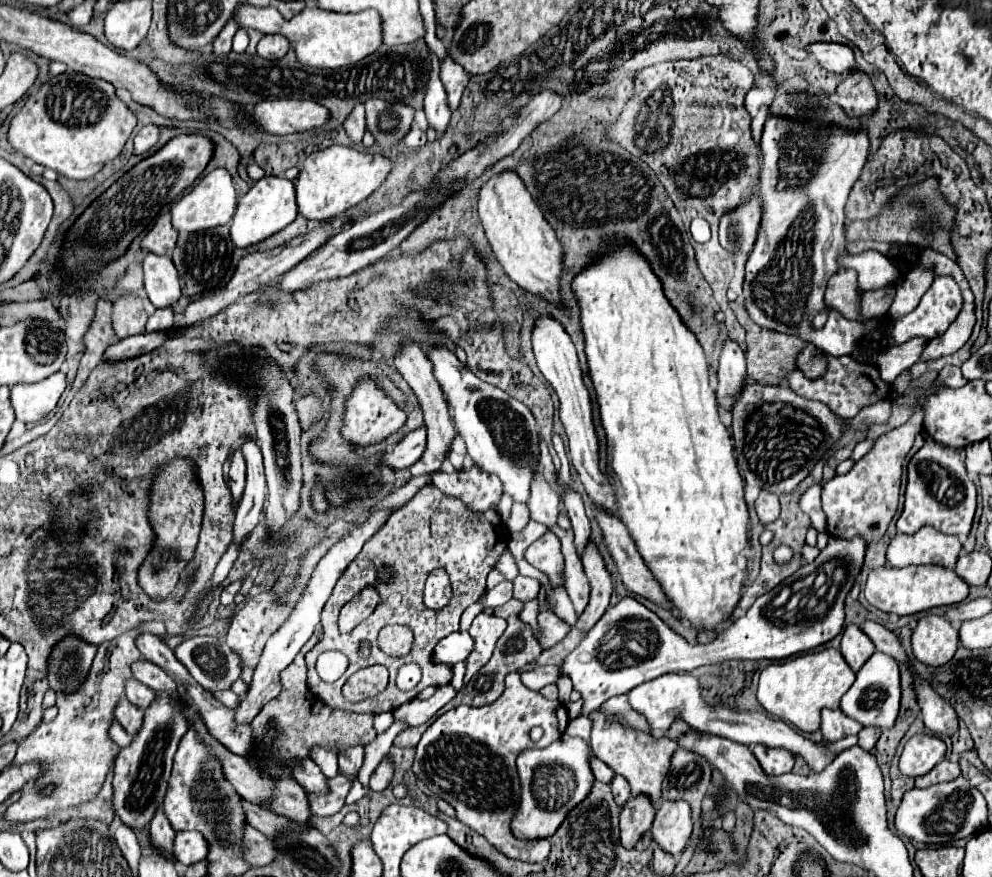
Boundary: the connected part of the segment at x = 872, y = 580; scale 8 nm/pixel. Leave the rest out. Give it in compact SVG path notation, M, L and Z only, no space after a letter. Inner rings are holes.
M911 565L903 569L895 567L877 567L869 573L867 585L865 585L865 599L885 611L885 613L895 613L899 617L903 615L915 615L933 607L943 607L943 605L953 605L965 601L969 595L969 585L957 577L953 569L937 567L937 565Z

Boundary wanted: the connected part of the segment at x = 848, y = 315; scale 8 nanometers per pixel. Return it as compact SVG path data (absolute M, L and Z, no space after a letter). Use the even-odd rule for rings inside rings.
M839 267L831 277L825 291L825 305L827 309L819 311L813 319L815 327L823 327L827 321L827 311L839 311L849 321L867 321L859 313L861 291L857 285L857 271L849 267Z

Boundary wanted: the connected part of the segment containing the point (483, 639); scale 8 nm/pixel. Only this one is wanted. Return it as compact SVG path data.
M483 612L473 620L469 632L475 639L475 653L471 653L467 659L465 683L491 659L495 643L501 637L501 633L505 631L505 627L507 627L507 621Z

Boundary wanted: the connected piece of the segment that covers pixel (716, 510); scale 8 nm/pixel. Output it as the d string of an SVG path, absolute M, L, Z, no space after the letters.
M633 245L629 247L615 247L611 255L605 255L603 259L591 263L583 273L579 273L573 279L573 293L579 299L581 305L581 325L585 333L585 353L589 359L589 373L597 391L599 407L601 407L601 423L607 433L607 461L609 471L615 479L615 497L619 505L621 521L627 525L641 557L645 559L647 567L653 571L655 579L663 585L669 601L677 609L677 613L687 619L695 629L715 629L721 621L727 621L733 613L733 609L739 603L743 579L747 575L747 559L743 555L743 549L747 547L747 521L749 511L743 499L743 479L739 477L737 463L733 457L733 443L725 429L725 425L719 419L719 409L715 403L715 391L709 383L709 365L707 357L695 339L693 333L683 325L679 313L671 307L671 303L665 299L661 281L657 281L655 273L651 271L649 263L635 251Z

